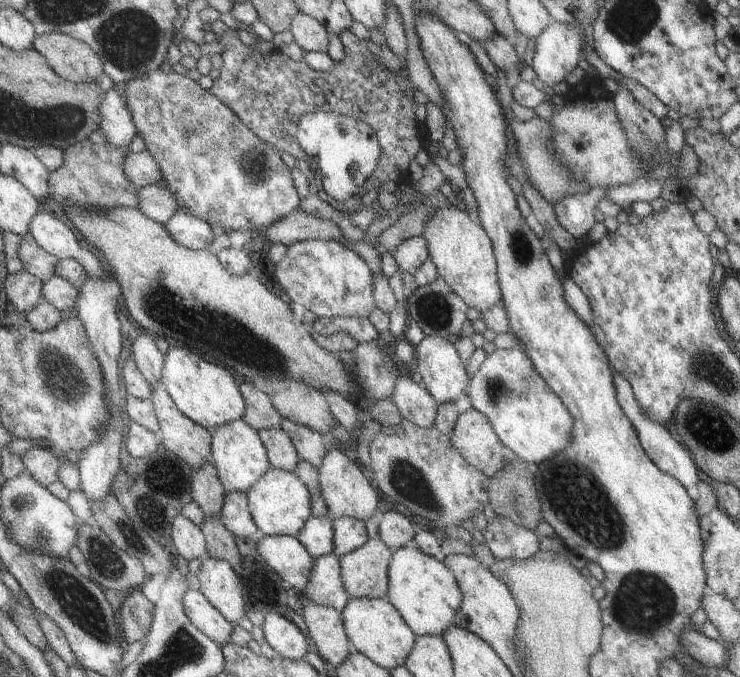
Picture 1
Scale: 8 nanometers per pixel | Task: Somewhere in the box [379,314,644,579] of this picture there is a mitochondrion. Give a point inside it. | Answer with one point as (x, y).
(577, 499)

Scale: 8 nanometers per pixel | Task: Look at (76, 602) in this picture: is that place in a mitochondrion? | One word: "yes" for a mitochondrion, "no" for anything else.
yes

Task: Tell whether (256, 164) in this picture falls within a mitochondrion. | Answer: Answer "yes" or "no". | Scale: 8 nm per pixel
yes

